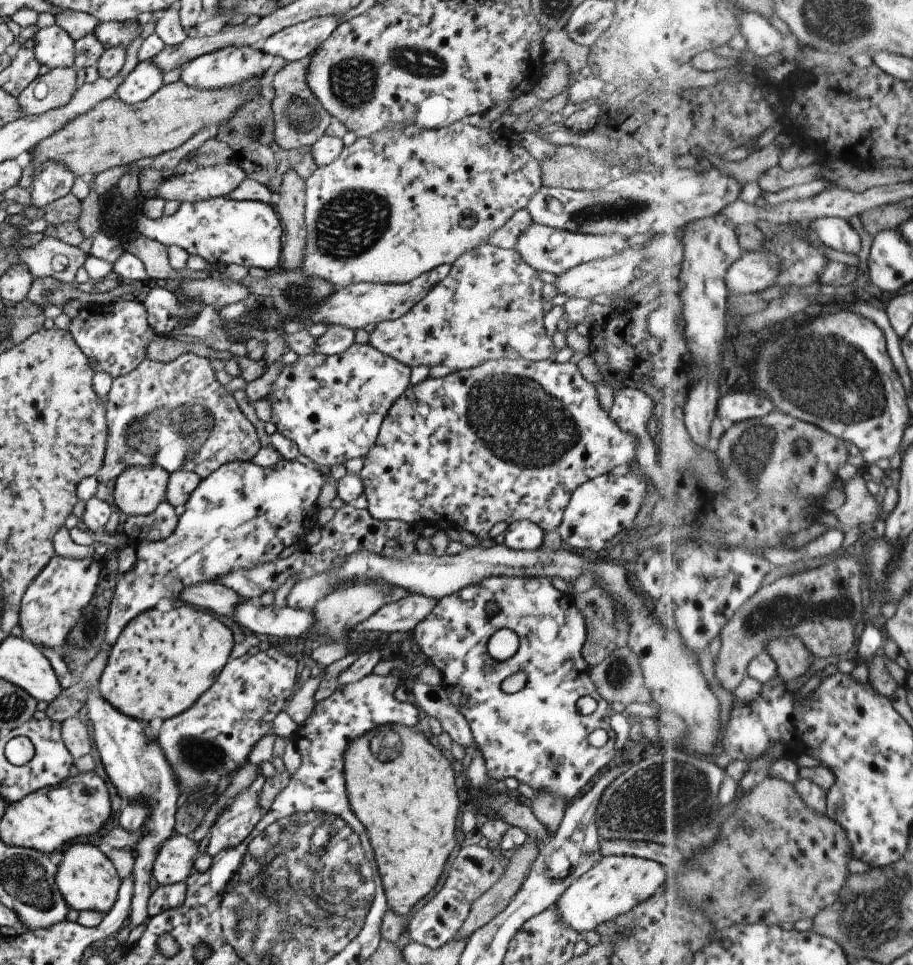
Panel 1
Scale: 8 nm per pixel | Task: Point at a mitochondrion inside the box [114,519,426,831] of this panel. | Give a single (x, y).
(200, 755)

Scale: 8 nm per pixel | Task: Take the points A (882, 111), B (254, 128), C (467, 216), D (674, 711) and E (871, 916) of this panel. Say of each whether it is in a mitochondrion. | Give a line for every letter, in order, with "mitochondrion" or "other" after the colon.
A: other
B: mitochondrion
C: other
D: other
E: mitochondrion

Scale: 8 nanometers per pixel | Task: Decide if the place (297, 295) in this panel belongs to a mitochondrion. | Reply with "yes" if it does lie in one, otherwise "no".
yes

